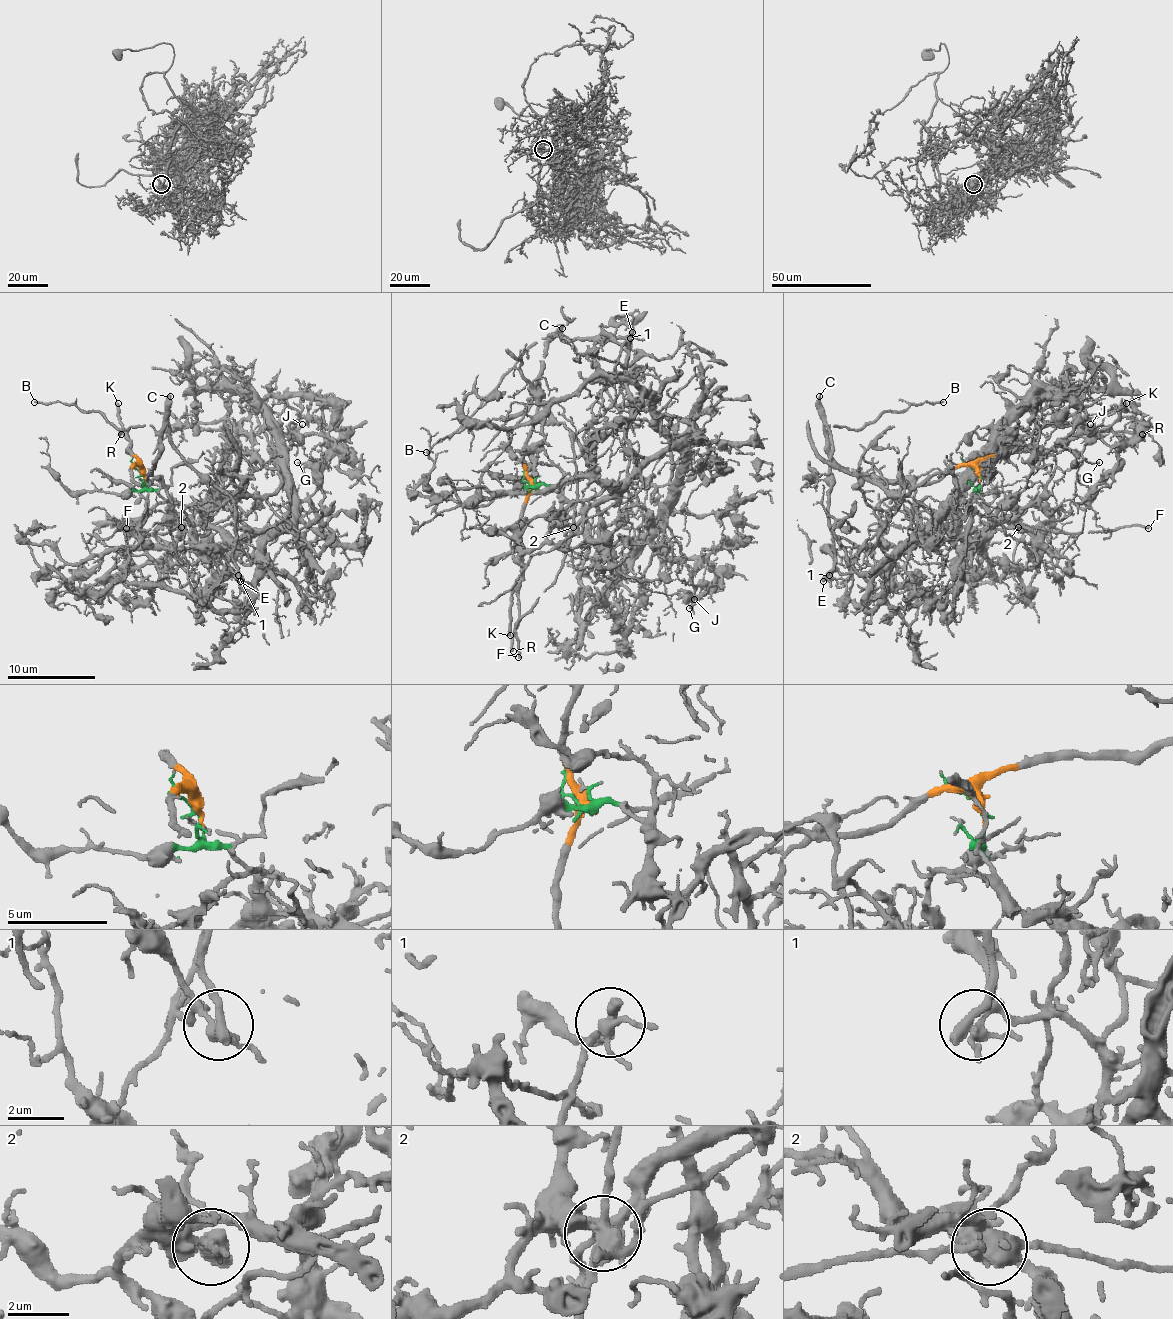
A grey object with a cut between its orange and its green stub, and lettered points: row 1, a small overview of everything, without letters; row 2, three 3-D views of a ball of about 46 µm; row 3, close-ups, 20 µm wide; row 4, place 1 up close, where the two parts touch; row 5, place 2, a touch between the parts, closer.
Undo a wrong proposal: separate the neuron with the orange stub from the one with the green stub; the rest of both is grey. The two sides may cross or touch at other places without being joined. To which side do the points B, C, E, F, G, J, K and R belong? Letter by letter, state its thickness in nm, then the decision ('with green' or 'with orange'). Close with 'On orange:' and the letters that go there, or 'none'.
B: 170 nm thick; with orange
C: 400 nm thick; with orange
E: 380 nm thick; with orange
F: 190 nm thick; with orange
G: 160 nm thick; with green
J: 280 nm thick; with green
K: 260 nm thick; with orange
R: 240 nm thick; with orange
On orange: B, C, E, F, K, R

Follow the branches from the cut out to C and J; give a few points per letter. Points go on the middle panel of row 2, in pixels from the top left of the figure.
C: (533, 487), (524, 461), (531, 421), (538, 406), (538, 377), (544, 347), (562, 327)
J: (533, 487), (575, 524), (673, 450), (680, 494), (654, 542), (713, 572), (693, 599)

